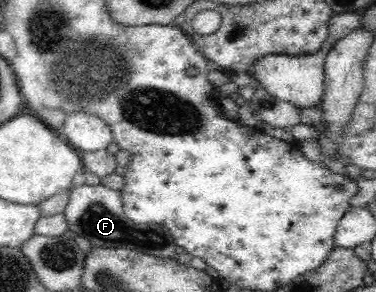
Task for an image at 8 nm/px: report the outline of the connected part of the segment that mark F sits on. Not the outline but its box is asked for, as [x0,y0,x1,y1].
[62,185,177,259]

